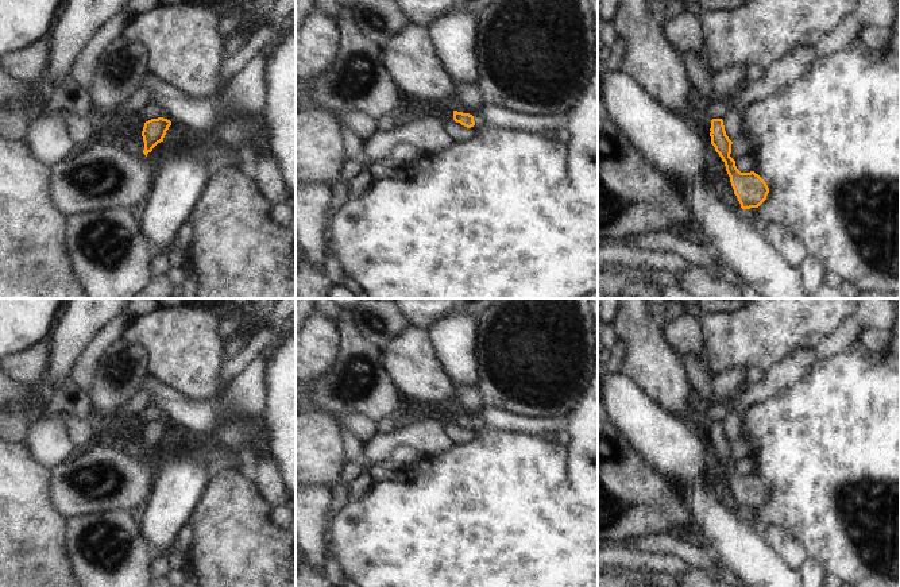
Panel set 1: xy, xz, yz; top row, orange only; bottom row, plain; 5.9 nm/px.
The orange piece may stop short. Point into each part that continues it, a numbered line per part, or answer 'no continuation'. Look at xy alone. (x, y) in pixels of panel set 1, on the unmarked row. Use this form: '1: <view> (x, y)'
no continuation

